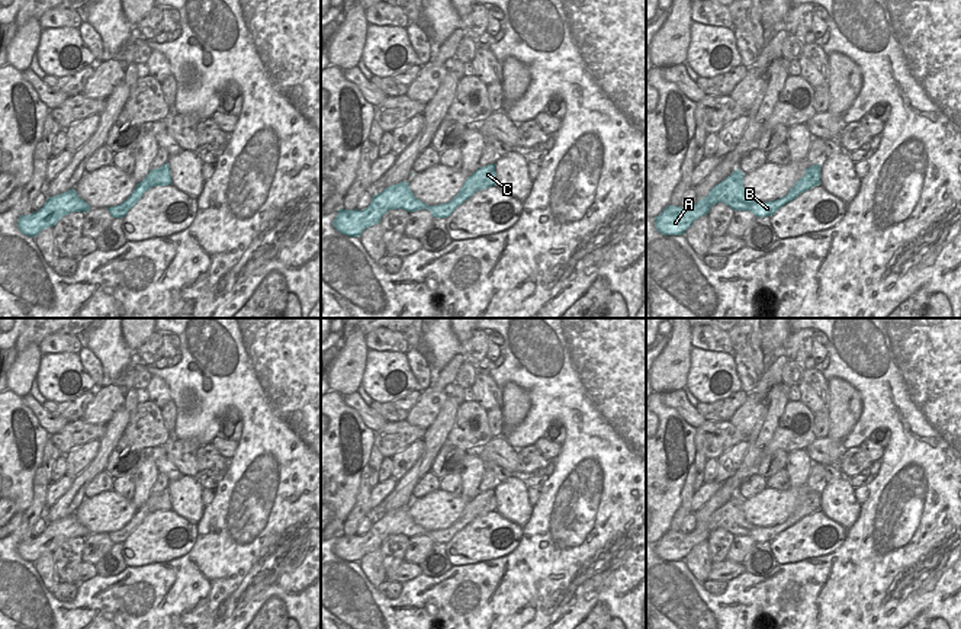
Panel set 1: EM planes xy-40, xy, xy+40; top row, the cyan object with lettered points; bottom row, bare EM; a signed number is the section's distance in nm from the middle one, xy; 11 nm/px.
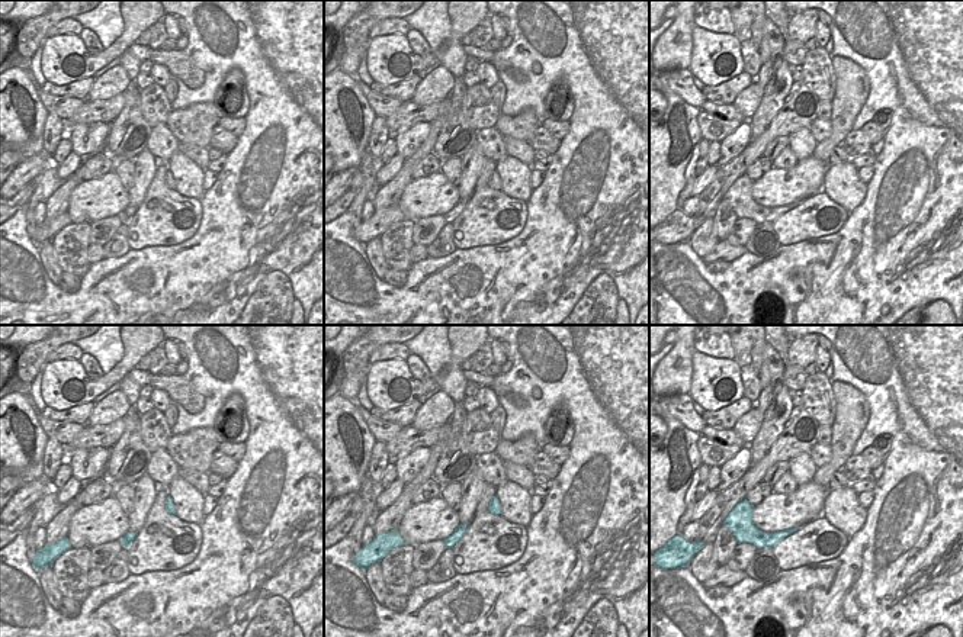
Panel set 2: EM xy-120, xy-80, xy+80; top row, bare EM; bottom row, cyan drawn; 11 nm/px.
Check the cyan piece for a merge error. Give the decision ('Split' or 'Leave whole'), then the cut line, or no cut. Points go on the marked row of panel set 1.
Leave whole. No split.

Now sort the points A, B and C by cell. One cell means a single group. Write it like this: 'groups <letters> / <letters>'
groups A B C

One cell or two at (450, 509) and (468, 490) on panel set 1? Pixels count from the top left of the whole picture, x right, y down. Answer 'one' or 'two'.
two

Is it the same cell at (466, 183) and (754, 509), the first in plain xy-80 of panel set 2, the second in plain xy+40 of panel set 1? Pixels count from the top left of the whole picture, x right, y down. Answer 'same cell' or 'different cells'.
different cells

